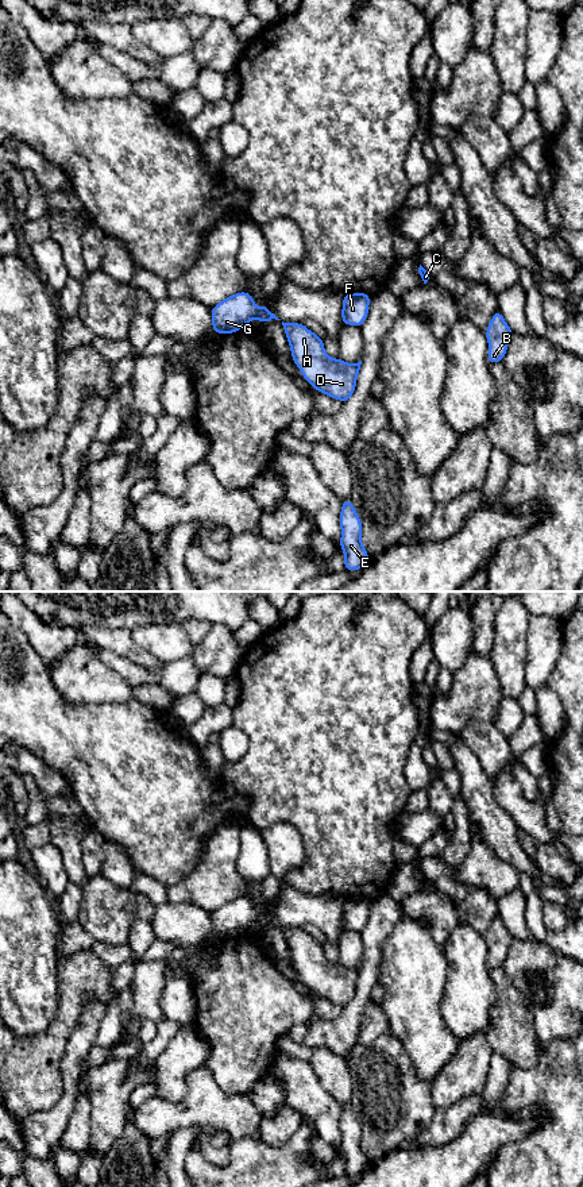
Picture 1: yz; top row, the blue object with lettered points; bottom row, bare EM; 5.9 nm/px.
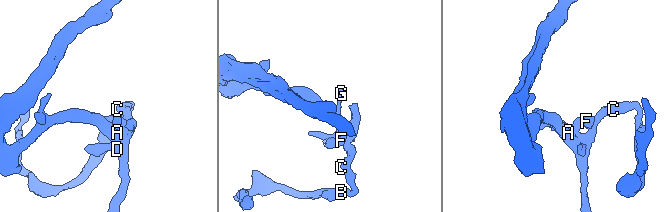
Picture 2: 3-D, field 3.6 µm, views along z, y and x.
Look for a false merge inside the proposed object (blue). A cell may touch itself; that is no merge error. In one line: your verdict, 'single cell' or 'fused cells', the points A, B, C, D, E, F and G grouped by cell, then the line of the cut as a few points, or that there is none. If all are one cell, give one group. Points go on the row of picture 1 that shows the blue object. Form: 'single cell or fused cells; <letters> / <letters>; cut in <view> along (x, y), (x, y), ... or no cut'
single cell; A B C D E F G; no cut

